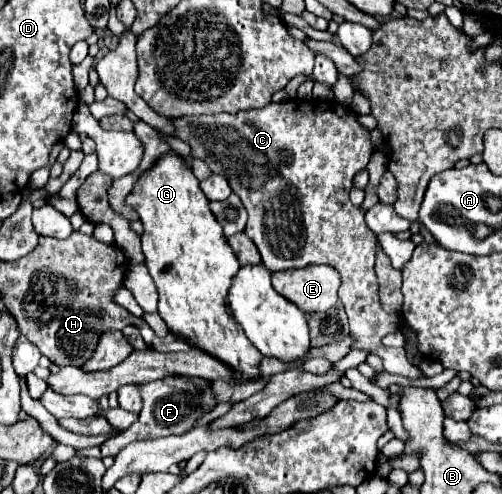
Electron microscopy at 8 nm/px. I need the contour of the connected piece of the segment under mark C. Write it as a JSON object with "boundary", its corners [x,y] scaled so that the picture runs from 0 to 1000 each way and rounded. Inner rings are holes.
{"boundary":[[[566,204],[566,209],[538,209],[534,217],[526,221],[498,221],[498,225],[478,225],[478,229],[434,229],[434,233],[394,233],[394,237],[363,237],[363,241],[343,241],[351,253],[355,253],[355,277],[371,289],[378,289],[382,298],[382,318],[398,318],[406,322],[422,350],[434,350],[434,354],[446,354],[462,379],[462,387],[482,403],[490,427],[494,427],[494,451],[490,451],[490,464],[486,472],[506,488],[506,496],[514,500],[518,516],[522,516],[522,532],[530,536],[530,545],[538,549],[566,549],[566,545],[602,545],[602,540],[614,540],[614,536],[657,536],[665,540],[673,553],[677,553],[677,565],[681,565],[681,577],[673,585],[673,601],[677,609],[685,613],[685,626],[693,634],[693,646],[697,646],[697,674],[705,682],[705,698],[701,706],[729,706],[753,723],[761,723],[765,731],[765,751],[773,755],[793,755],[793,759],[805,759],[805,763],[817,763],[817,767],[837,767],[841,755],[833,751],[829,739],[821,739],[813,727],[809,727],[809,711],[805,702],[797,706],[777,706],[777,702],[761,702],[761,682],[773,678],[773,674],[785,674],[793,670],[793,658],[789,658],[789,642],[769,634],[757,617],[757,605],[753,605],[753,565],[749,565],[749,553],[745,553],[745,528],[749,528],[749,476],[745,468],[729,468],[729,451],[725,451],[725,423],[721,419],[709,419],[701,415],[693,391],[701,383],[701,362],[713,346],[729,342],[733,326],[737,326],[737,314],[741,314],[741,285],[737,285],[737,265],[725,261],[713,241],[713,233],[693,217],[693,213],[681,213],[673,204],[653,204],[649,209],[633,209],[633,204]]]}

